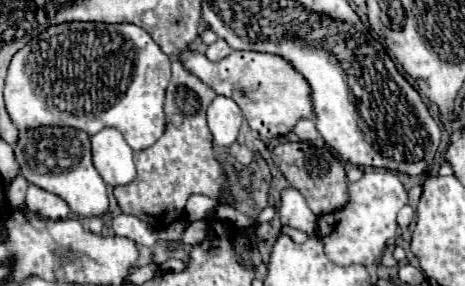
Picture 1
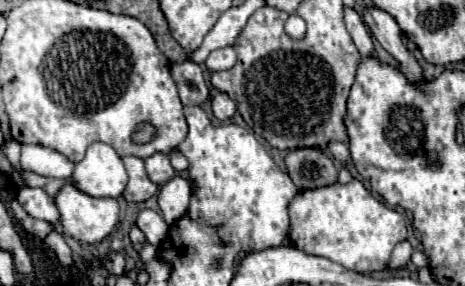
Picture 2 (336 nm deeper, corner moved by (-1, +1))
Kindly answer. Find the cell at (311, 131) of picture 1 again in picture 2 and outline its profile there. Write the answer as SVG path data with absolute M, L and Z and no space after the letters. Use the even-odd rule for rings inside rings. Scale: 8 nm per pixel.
M330 143L328 153L330 153L336 161L340 161L340 163L346 163L346 161L350 159L350 149L348 149L346 143Z

